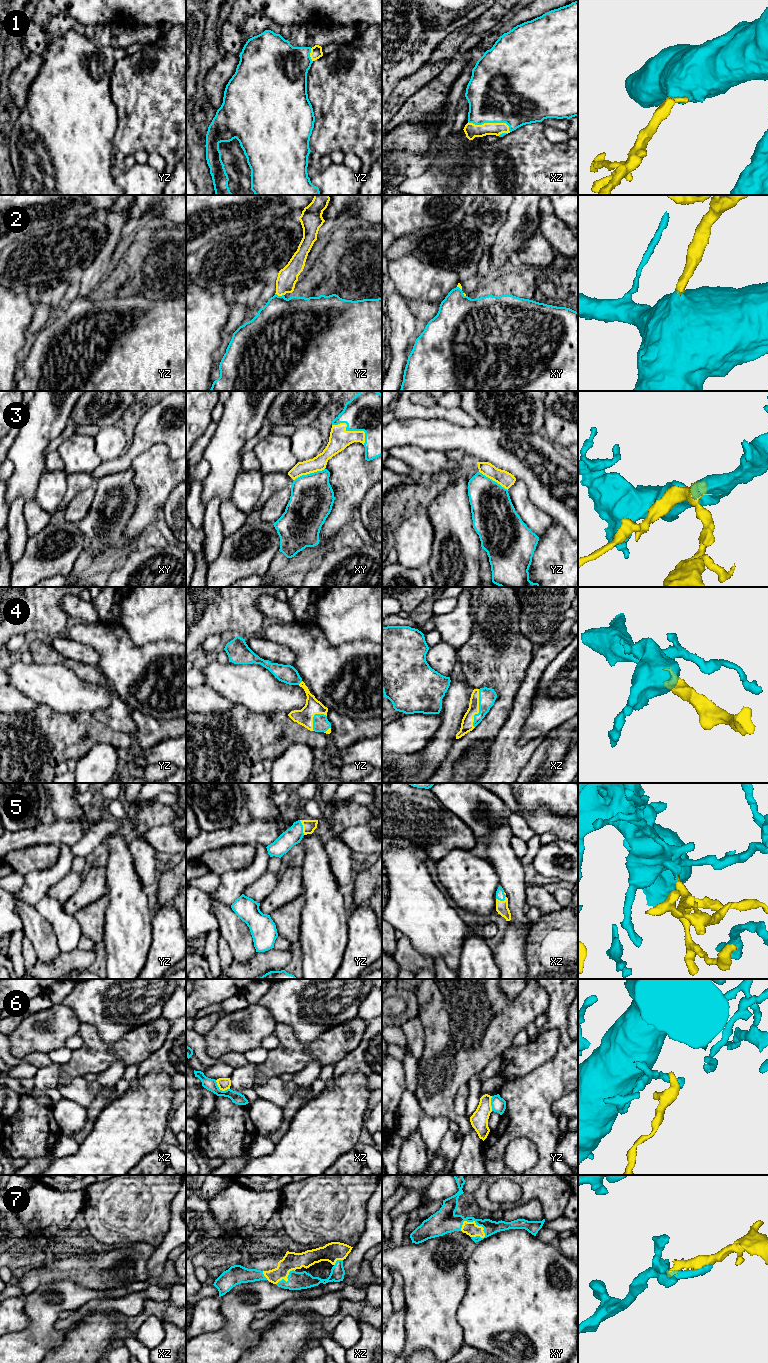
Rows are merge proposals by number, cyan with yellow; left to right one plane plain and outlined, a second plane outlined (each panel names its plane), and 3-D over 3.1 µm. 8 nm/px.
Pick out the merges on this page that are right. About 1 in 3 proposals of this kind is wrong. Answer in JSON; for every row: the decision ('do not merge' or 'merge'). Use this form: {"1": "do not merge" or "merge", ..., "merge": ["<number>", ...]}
{"1": "merge", "2": "merge", "3": "merge", "4": "merge", "5": "merge", "6": "do not merge", "7": "merge", "merge": ["1", "2", "3", "4", "5", "7"]}

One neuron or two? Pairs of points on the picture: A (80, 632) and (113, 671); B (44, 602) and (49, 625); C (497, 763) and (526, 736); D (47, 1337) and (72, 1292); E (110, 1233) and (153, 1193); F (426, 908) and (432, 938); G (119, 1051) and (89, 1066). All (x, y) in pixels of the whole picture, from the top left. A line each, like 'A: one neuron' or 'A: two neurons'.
A: one neuron
B: one neuron
C: two neurons
D: one neuron
E: one neuron
F: one neuron
G: one neuron

